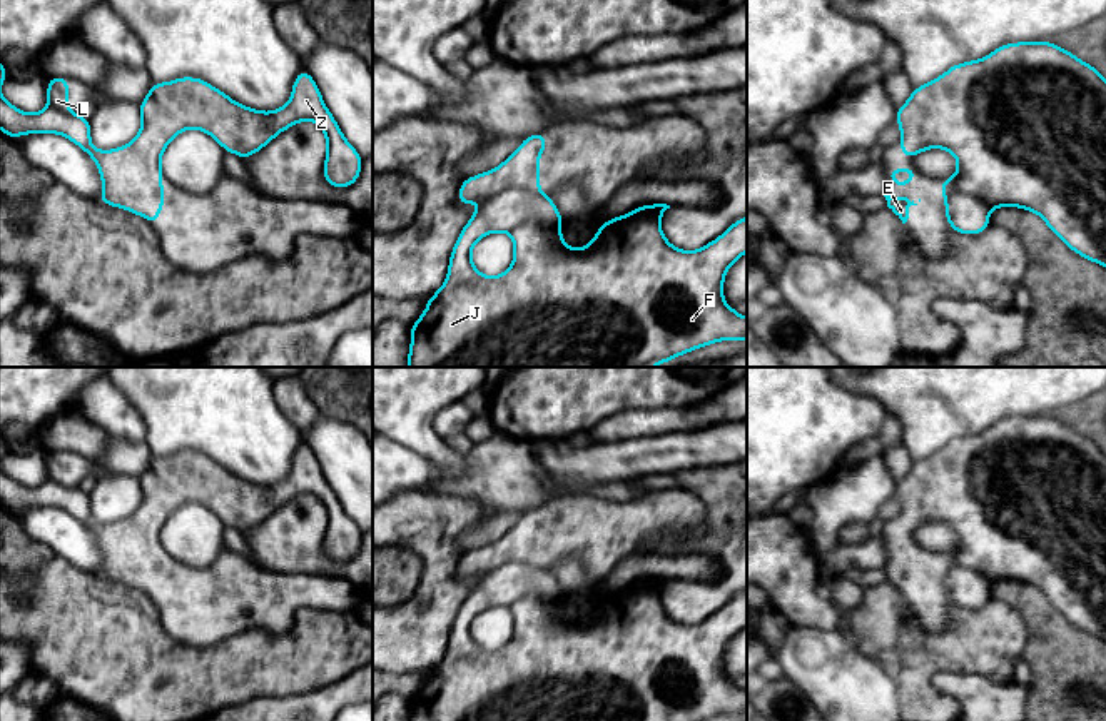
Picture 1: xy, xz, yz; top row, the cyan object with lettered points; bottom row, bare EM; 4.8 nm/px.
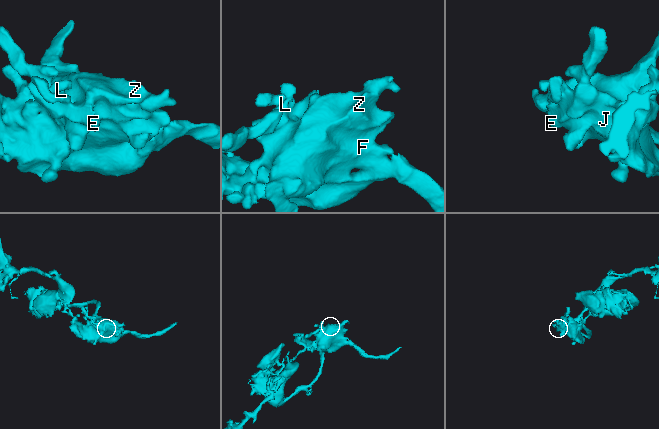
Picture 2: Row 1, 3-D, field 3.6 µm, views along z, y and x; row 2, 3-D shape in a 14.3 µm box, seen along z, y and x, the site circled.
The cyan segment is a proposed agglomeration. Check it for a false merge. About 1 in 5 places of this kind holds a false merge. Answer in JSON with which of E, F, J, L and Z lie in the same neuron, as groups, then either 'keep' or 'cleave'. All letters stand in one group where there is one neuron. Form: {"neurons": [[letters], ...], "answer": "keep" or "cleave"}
{"neurons": [["E", "F", "J", "L", "Z"]], "answer": "keep"}

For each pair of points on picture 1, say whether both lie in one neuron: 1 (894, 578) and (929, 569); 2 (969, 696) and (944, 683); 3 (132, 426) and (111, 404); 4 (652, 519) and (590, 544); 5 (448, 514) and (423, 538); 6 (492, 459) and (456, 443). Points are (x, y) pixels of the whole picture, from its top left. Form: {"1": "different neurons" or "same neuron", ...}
{"1": "same neuron", "2": "same neuron", "3": "same neuron", "4": "same neuron", "5": "same neuron", "6": "different neurons"}

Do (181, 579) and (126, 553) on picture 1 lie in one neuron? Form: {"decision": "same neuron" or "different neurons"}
{"decision": "same neuron"}

